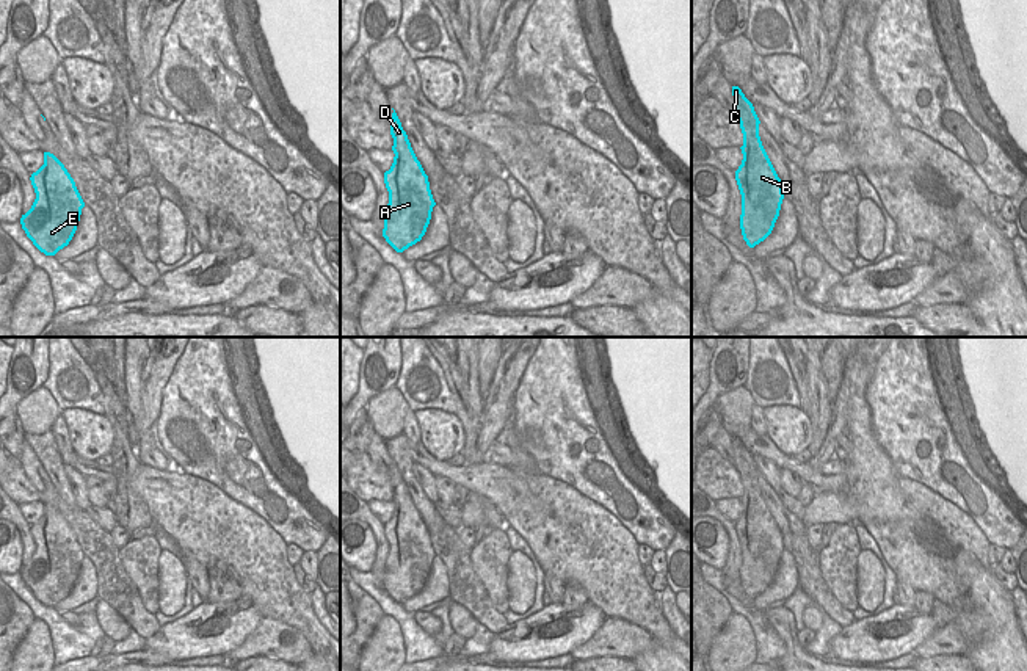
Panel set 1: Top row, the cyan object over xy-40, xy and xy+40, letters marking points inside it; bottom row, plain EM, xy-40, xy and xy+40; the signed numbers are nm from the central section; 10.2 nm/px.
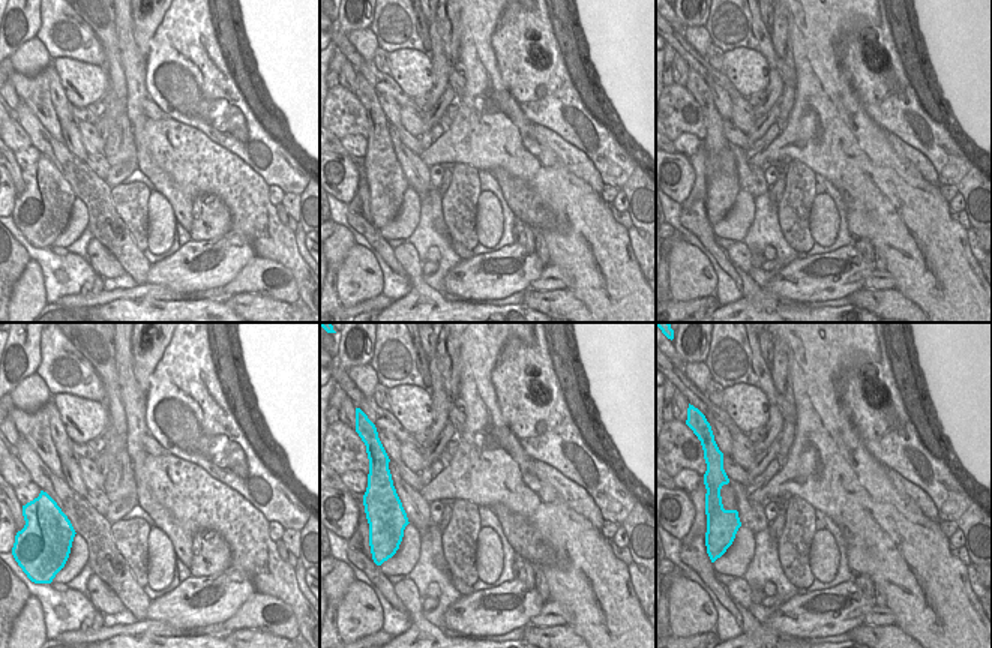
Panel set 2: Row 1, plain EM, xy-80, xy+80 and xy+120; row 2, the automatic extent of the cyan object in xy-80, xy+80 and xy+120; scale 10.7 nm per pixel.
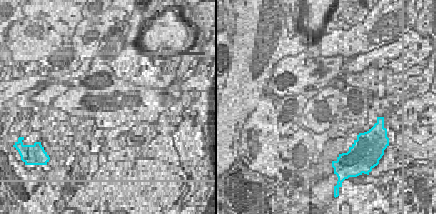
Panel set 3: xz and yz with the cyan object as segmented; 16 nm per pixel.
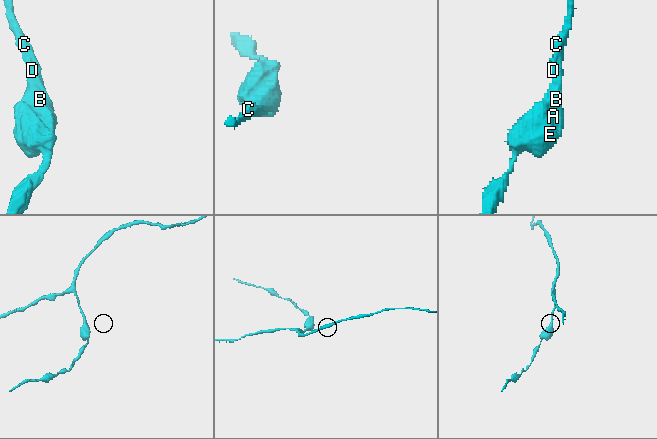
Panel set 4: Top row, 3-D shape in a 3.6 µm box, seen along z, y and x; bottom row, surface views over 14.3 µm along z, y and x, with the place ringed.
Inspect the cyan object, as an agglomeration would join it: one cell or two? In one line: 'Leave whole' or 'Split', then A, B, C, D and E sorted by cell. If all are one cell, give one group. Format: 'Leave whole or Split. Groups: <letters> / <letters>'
Split. Groups: A E / B C D.

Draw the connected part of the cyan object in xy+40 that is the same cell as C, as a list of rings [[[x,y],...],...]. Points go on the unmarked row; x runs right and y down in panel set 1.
[[[732,437],[734,447],[734,466],[740,473],[743,484],[743,514],[748,519],[746,533],[757,539],[767,539],[771,535],[778,535],[778,528],[759,488],[759,469],[753,455],[745,448],[738,437]]]

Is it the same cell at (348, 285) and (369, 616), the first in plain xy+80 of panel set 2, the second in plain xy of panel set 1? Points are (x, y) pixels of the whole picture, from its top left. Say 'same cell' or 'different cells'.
different cells

